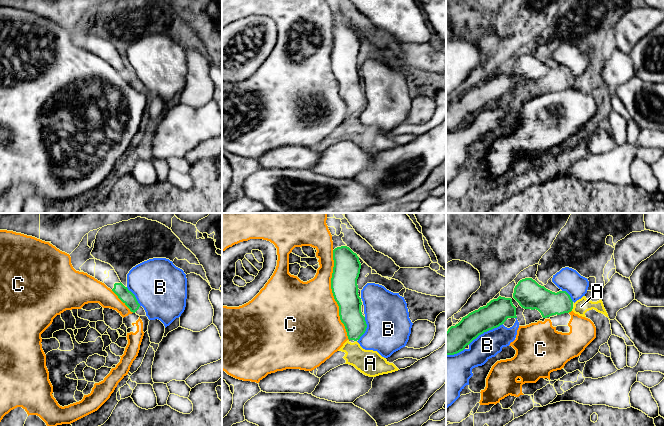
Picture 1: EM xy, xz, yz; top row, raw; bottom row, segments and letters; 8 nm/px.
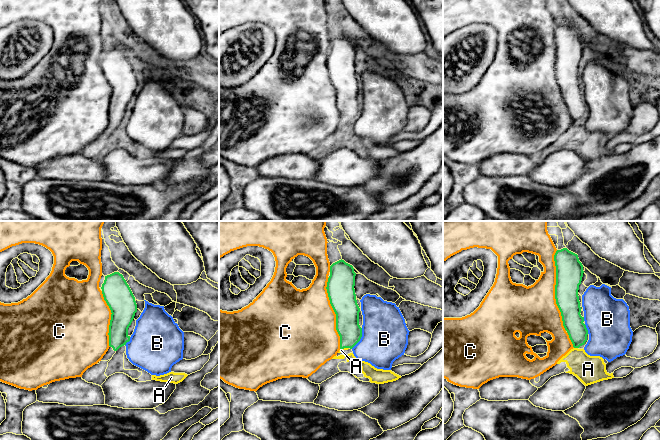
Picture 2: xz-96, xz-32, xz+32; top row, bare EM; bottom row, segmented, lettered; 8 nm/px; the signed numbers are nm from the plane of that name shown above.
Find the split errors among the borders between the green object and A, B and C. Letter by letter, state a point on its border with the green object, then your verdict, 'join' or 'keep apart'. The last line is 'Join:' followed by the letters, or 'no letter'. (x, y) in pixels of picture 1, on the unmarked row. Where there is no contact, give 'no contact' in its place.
A: meets green in yz at (572, 84); join
B: meets green in yz at (485, 107); keep apart
C: meets green in xz at (333, 71); keep apart
Join: A

